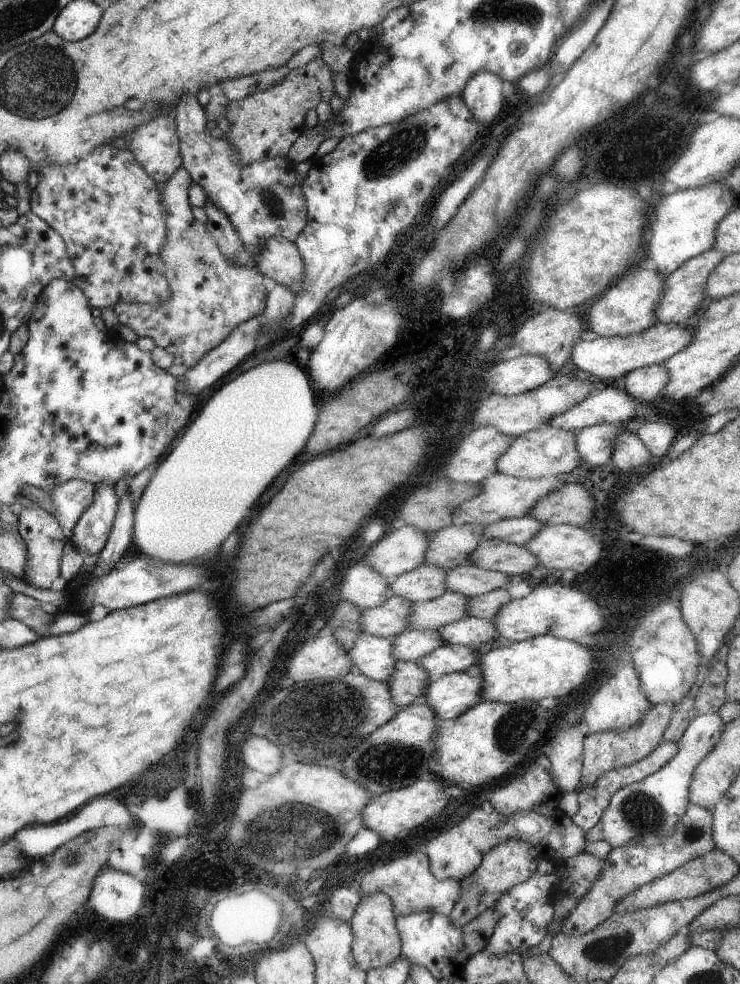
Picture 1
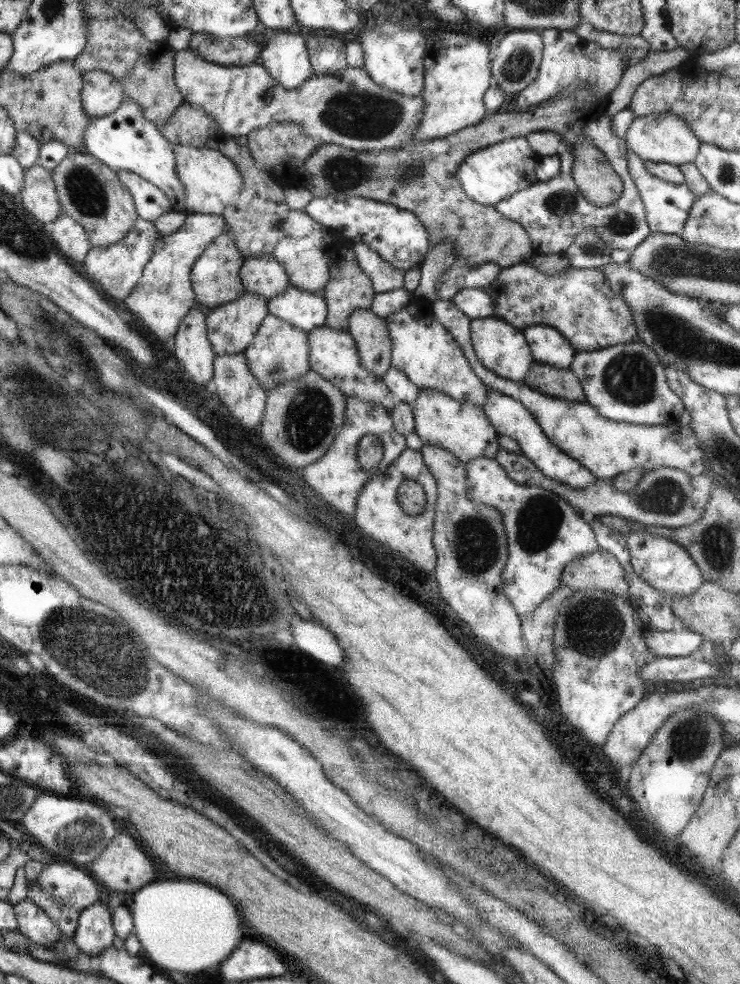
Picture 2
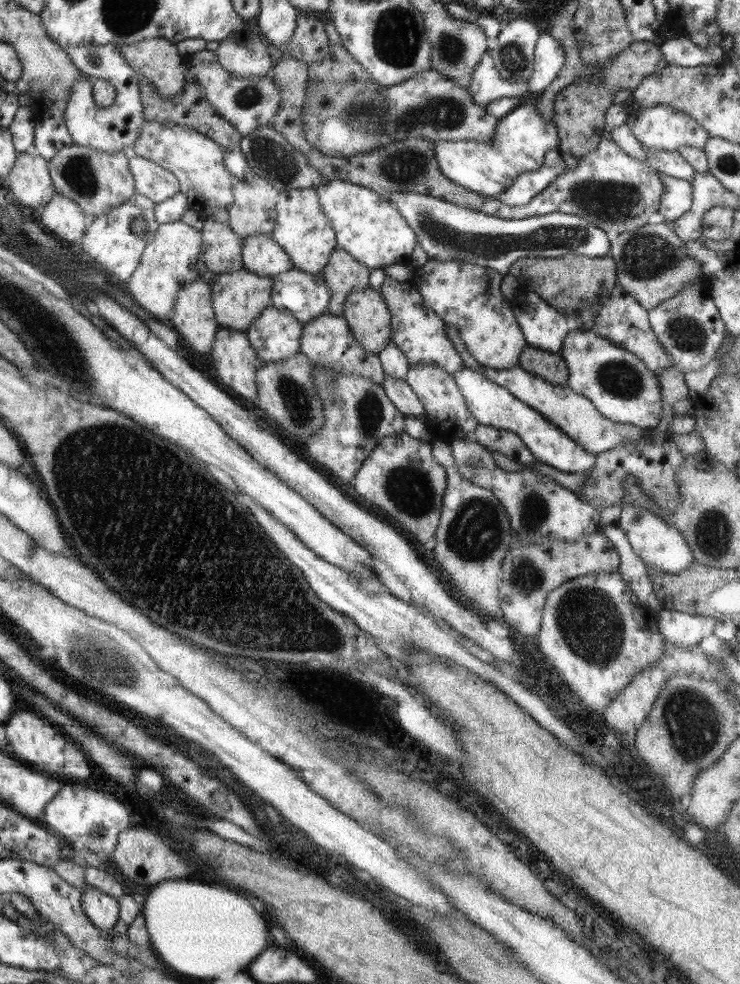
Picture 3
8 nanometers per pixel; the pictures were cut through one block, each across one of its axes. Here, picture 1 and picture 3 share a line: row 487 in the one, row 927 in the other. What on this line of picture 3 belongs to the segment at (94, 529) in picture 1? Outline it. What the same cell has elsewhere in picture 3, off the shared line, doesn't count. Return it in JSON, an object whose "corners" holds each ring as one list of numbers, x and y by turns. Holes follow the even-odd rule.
{"corners":[[91,886,81,891,81,910,89,922,101,931,108,931,118,919,118,901]]}

